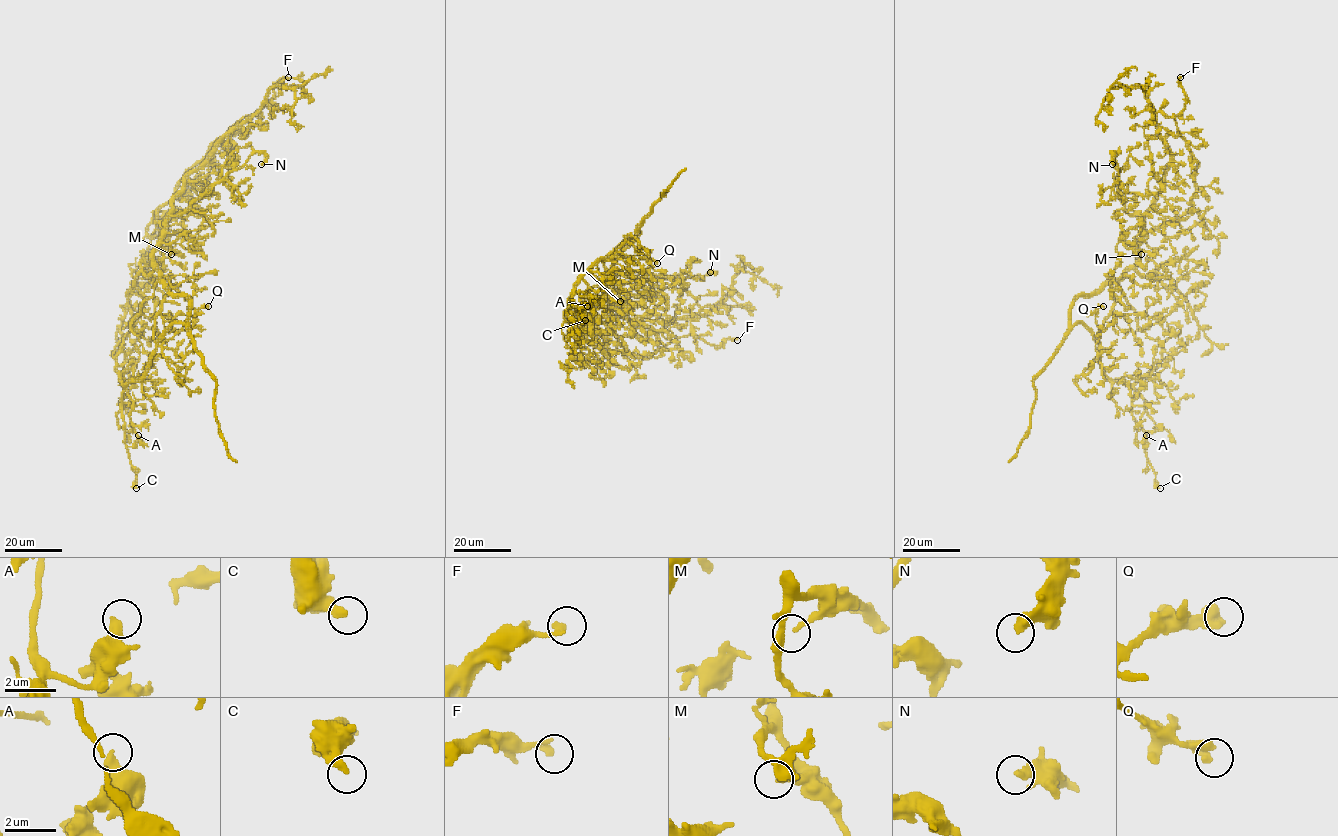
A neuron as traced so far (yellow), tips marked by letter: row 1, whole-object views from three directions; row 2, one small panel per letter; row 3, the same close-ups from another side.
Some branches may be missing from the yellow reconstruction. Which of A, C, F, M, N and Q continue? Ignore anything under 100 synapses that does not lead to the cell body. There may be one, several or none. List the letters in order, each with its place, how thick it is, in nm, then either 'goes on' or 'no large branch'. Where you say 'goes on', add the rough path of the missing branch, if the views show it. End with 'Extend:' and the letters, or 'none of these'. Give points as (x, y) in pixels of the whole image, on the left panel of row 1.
A: place (138, 435); calibre 480 nm; no large branch
C: place (136, 488); calibre 380 nm; no large branch
F: place (288, 77); calibre 240 nm; no large branch
M: place (171, 254); calibre 150 nm; no large branch
N: place (261, 164); calibre 240 nm; no large branch
Q: place (208, 306); calibre 480 nm; no large branch
Extend: none of these

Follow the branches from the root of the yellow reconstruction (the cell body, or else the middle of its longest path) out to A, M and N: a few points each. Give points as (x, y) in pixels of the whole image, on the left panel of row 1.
A: (153, 267), (171, 292), (188, 299), (188, 319), (168, 329), (149, 370), (126, 386), (138, 435)
M: (153, 267), (153, 251), (161, 243), (170, 246), (174, 251), (171, 254)
N: (153, 267), (158, 239), (171, 217), (181, 214), (253, 153), (265, 155), (261, 164)

